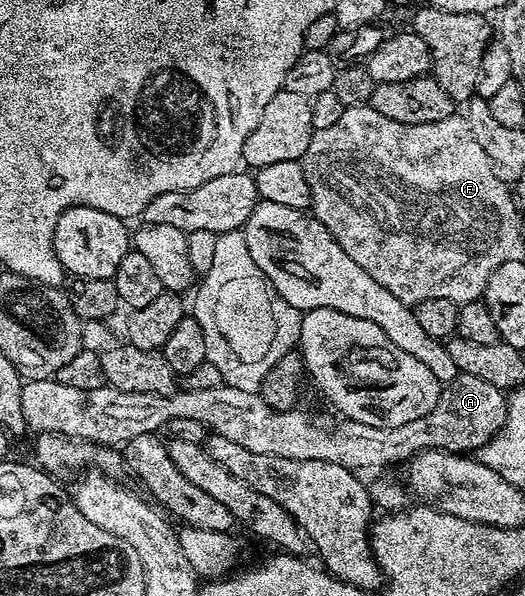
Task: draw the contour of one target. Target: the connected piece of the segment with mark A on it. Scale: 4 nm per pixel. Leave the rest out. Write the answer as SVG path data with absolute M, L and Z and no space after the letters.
M457 373L455 380L437 393L434 408L426 416L406 420L398 428L378 428L345 417L335 422L324 414L311 414L303 408L275 410L261 400L259 393L242 392L242 388L225 385L201 390L180 388L166 396L122 392L107 384L89 390L66 388L66 384L55 378L25 381L22 388L24 424L36 434L61 434L64 438L95 442L97 446L120 448L134 440L134 436L163 431L170 420L198 420L205 431L226 436L226 440L234 440L234 444L242 444L250 452L286 460L326 460L353 472L376 470L395 462L404 464L424 450L479 451L502 428L507 407L505 391L486 384L486 380L478 380L478 376L462 373Z

